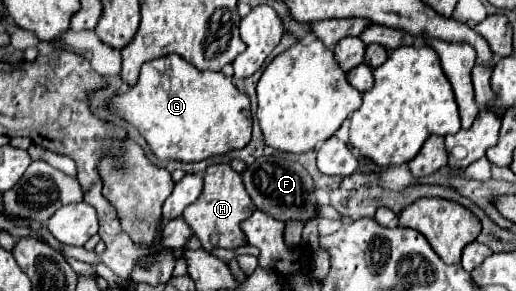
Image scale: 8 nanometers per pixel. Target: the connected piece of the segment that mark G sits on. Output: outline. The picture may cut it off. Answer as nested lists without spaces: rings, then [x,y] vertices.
[[[178,54],[146,62],[138,84],[118,94],[110,108],[140,130],[158,158],[200,162],[210,156],[240,150],[250,142],[250,98],[238,92],[232,78],[222,72],[200,72]]]

